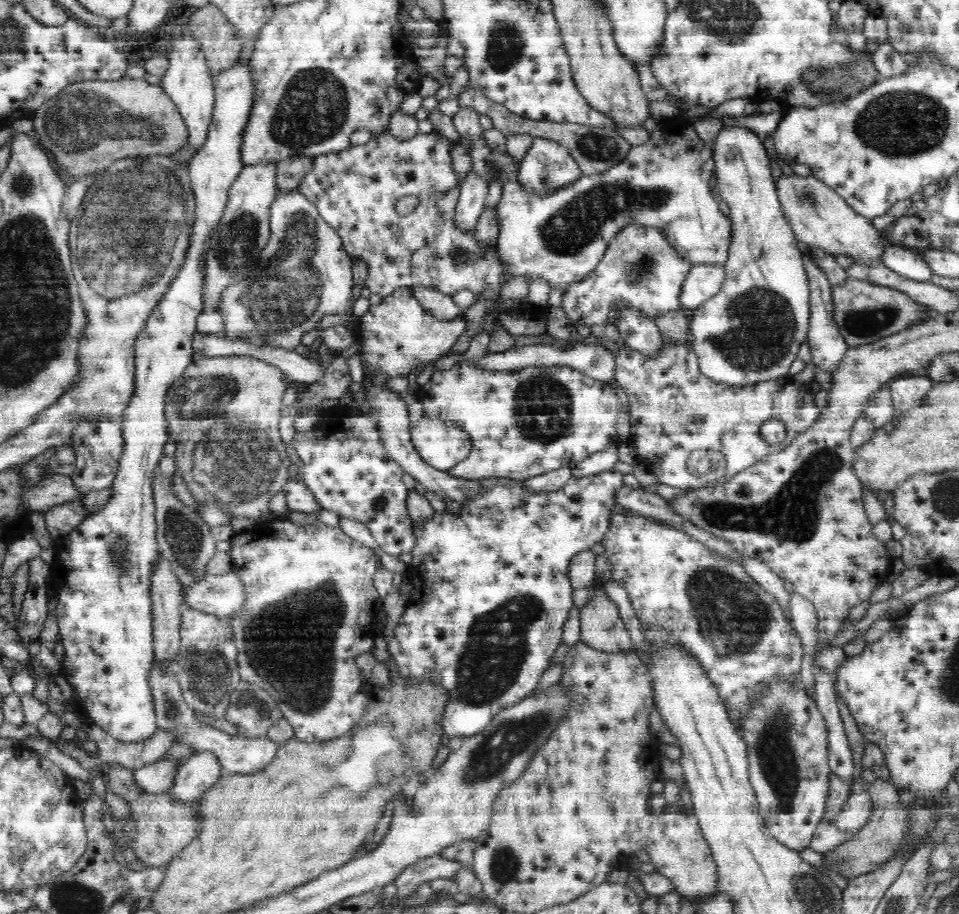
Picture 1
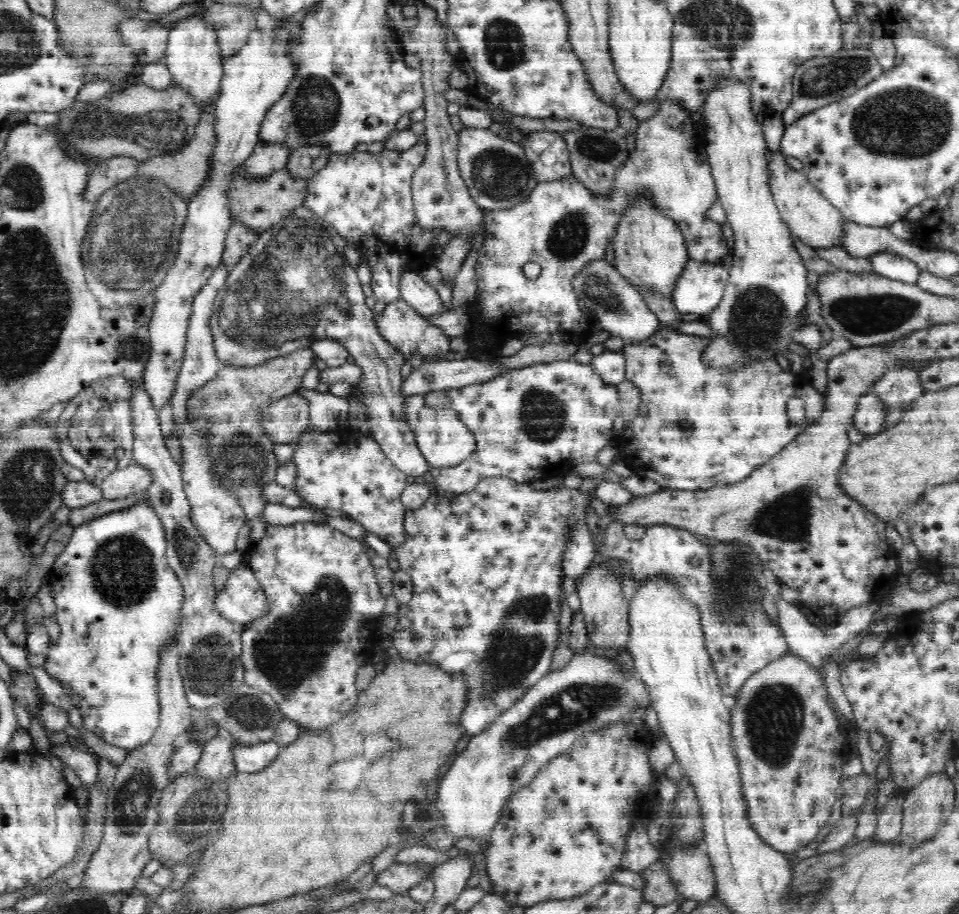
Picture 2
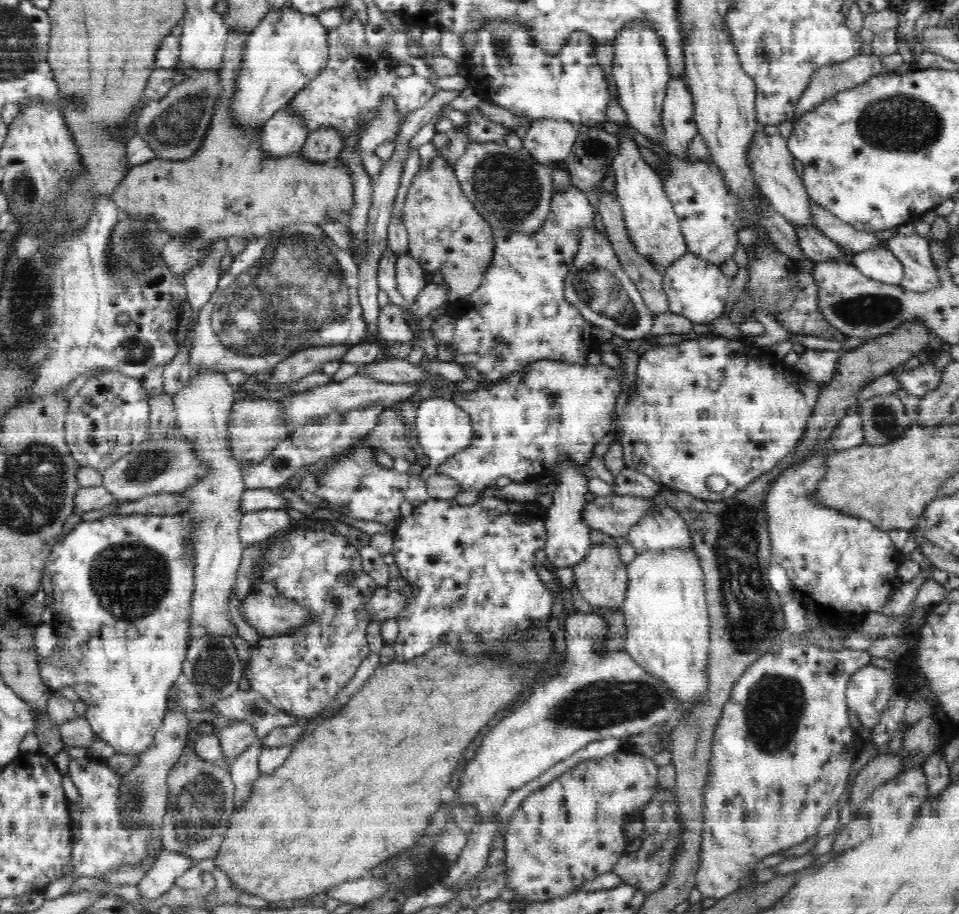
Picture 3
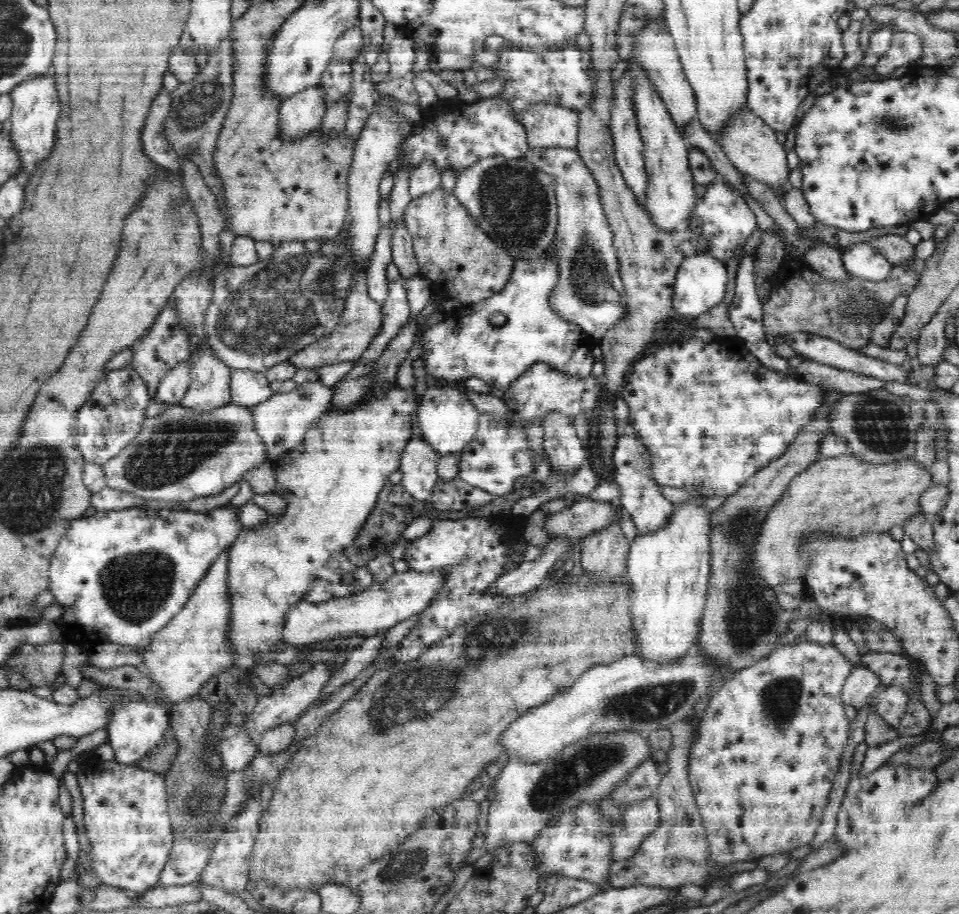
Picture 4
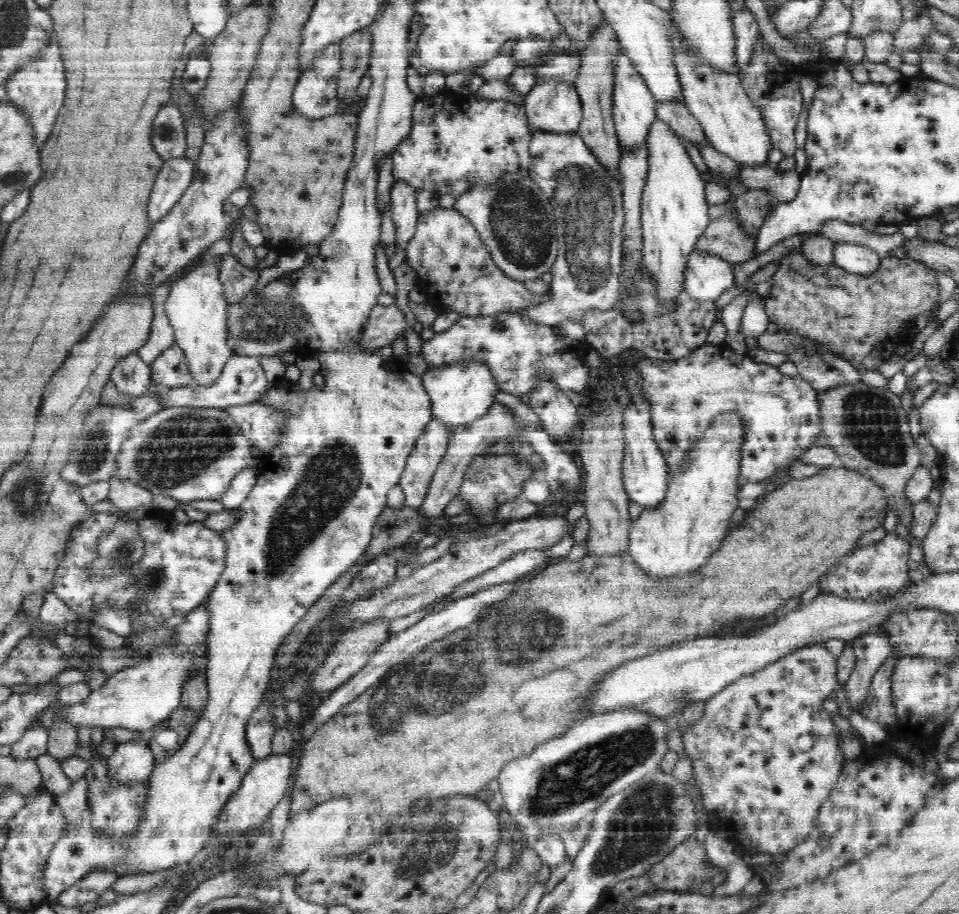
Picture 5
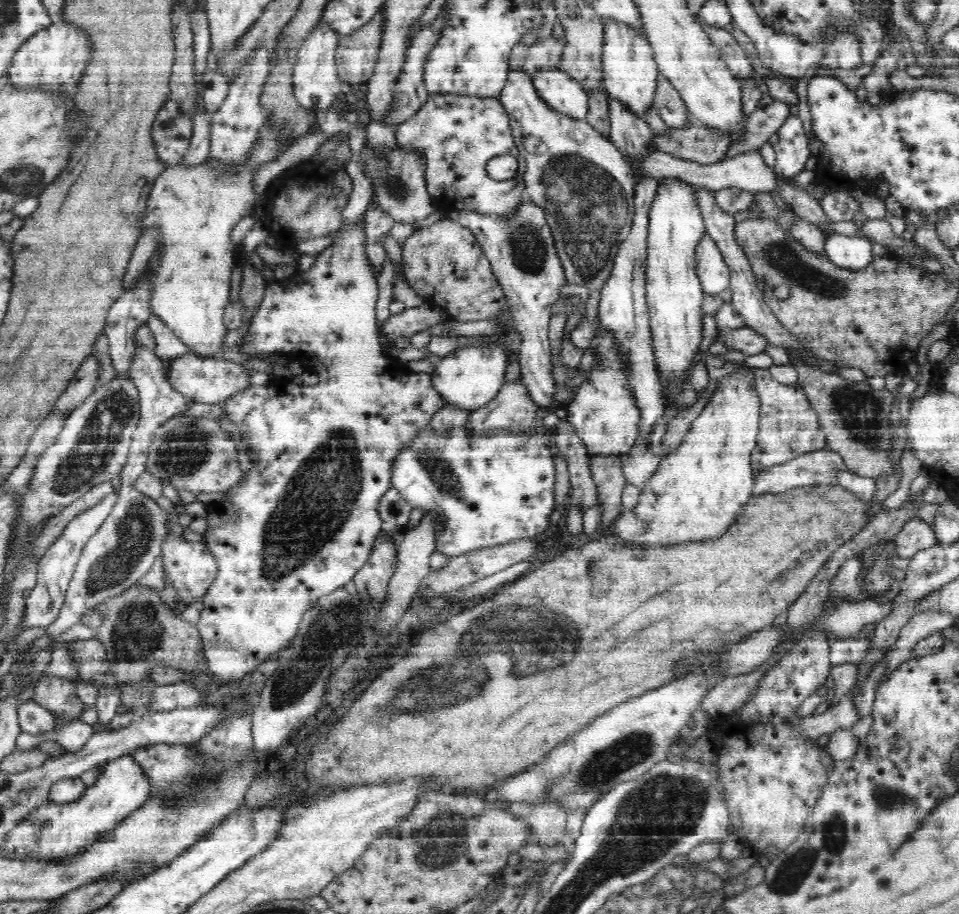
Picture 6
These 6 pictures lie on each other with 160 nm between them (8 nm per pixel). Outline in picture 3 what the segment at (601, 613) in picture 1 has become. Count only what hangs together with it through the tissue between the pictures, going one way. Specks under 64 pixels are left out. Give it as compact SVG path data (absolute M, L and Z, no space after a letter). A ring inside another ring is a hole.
M589 546L584 560L573 567L575 585L582 598L593 608L599 610L620 610L623 608L625 592L628 586L628 569L620 566L616 548L612 546Z

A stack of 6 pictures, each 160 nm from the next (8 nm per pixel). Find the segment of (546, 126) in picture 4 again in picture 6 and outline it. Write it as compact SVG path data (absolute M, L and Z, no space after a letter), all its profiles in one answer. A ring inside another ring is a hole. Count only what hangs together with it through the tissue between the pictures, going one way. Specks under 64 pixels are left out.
M548 69L537 70L533 85L552 110L576 120L585 120L588 112L587 92L570 75L564 78L564 82L548 82Z

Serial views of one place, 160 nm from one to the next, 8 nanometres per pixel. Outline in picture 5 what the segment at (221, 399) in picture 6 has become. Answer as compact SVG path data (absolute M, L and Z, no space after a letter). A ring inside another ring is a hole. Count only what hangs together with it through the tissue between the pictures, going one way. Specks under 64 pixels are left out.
M176 341L151 362L149 369L154 384L168 387L194 384L194 375L190 371L187 357Z

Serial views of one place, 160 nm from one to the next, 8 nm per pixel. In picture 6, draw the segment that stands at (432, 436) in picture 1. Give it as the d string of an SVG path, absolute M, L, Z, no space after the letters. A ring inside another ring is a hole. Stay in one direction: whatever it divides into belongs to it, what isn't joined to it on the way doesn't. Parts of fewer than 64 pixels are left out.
M508 345L495 347L468 346L458 348L441 360L436 360L434 366L434 387L442 393L446 404L453 404L464 410L476 410L498 394L498 390L506 382L504 373L510 363L512 350Z

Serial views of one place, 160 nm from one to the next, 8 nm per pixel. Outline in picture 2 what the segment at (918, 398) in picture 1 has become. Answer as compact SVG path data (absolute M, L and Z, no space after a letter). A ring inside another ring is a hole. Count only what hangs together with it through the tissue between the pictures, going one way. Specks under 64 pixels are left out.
M908 367L888 370L873 386L876 395L889 409L904 410L924 393L918 371Z

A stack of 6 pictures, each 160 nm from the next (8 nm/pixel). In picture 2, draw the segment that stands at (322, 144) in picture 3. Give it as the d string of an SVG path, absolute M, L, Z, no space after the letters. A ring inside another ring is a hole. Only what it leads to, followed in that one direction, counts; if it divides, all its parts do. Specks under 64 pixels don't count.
M304 146L291 149L285 168L292 177L313 177L327 162L331 152L326 146Z

